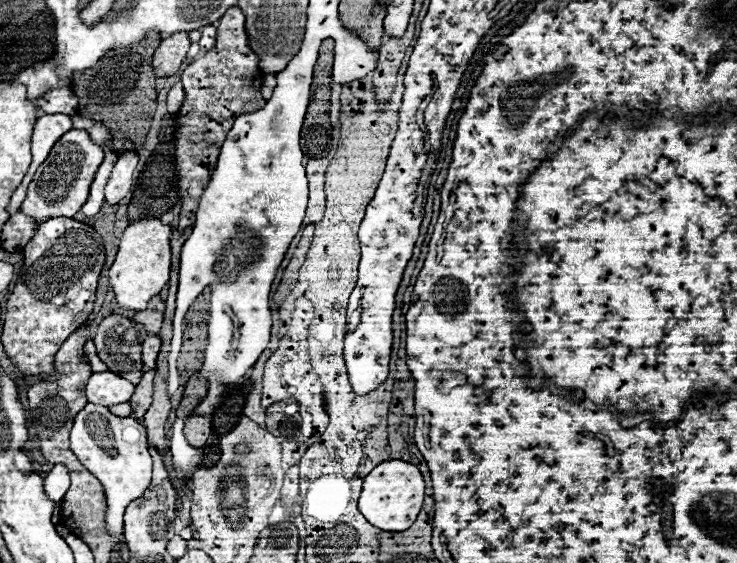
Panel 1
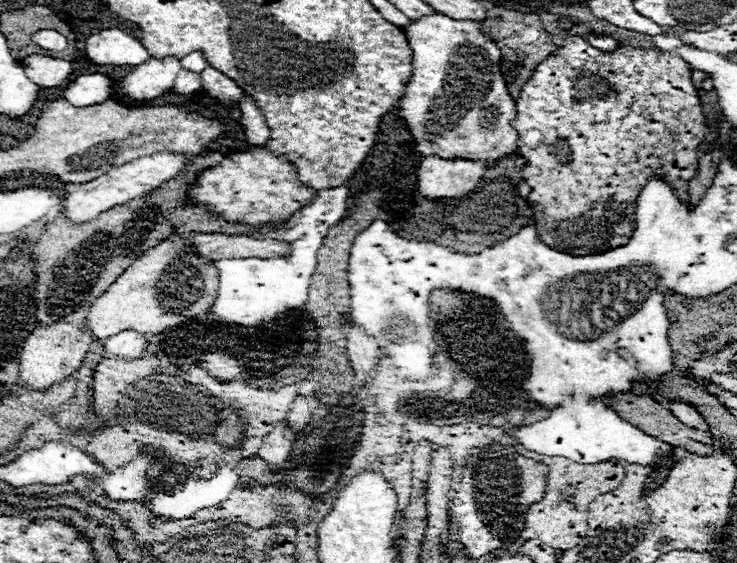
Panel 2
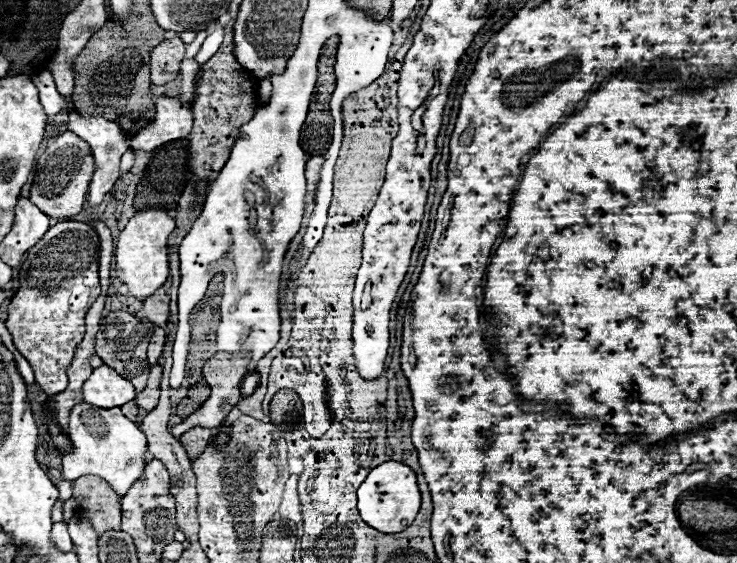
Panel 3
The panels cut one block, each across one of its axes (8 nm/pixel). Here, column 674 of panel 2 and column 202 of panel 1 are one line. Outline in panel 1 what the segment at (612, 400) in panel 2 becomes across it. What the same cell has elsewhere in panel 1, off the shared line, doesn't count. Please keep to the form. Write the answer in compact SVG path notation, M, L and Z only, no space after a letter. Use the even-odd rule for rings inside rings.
M190 416L184 428L184 436L188 440L190 446L200 448L200 444L206 444L206 440L210 438L210 418L206 416Z

